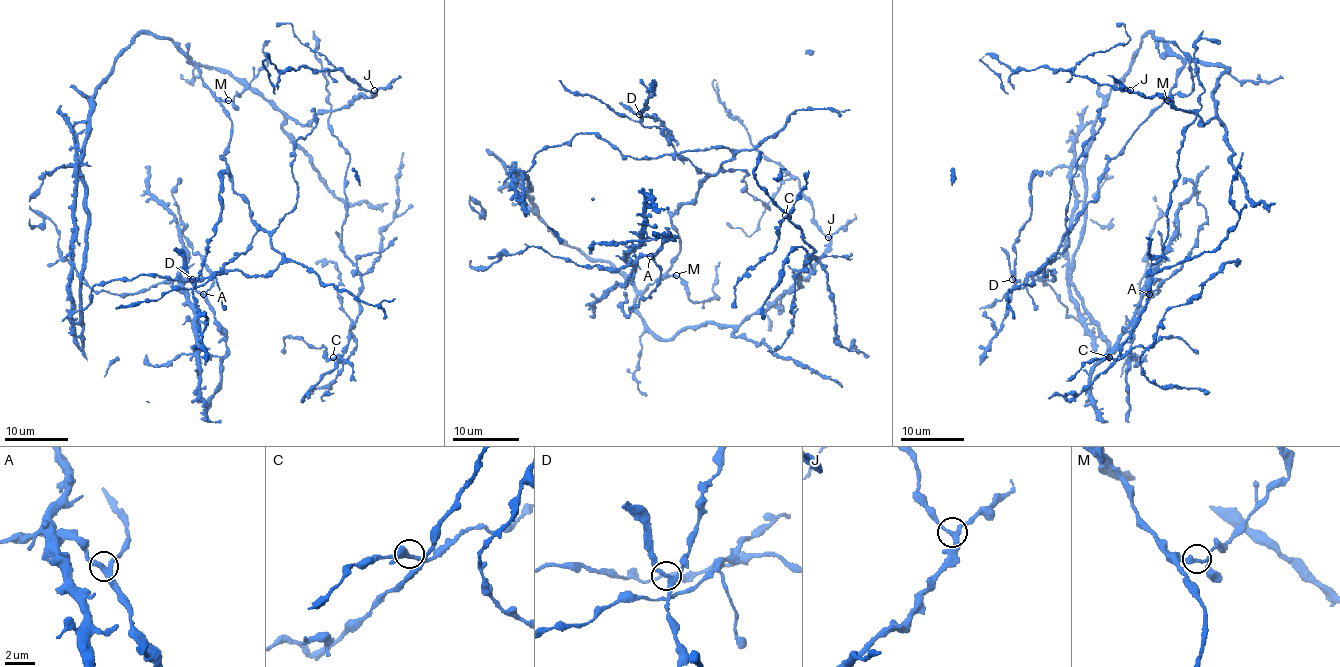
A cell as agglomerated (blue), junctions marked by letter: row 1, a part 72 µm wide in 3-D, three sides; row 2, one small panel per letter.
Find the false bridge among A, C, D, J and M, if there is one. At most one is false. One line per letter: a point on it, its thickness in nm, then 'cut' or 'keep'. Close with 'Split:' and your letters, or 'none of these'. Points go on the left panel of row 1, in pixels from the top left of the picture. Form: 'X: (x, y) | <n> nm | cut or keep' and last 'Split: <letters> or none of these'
A: (203, 294) | 320 nm | keep
C: (333, 357) | 260 nm | keep
D: (192, 279) | 280 nm | cut
J: (374, 90) | 280 nm | keep
M: (228, 100) | 240 nm | keep
Split: D

